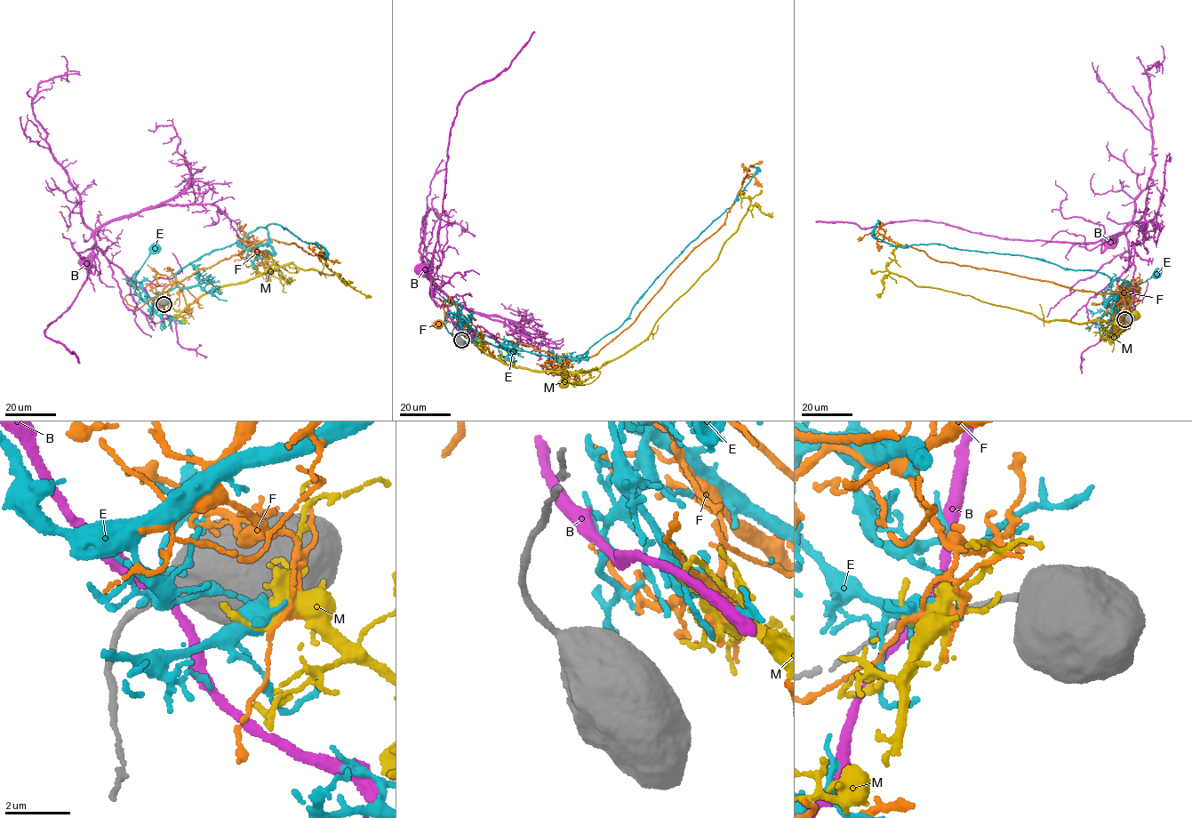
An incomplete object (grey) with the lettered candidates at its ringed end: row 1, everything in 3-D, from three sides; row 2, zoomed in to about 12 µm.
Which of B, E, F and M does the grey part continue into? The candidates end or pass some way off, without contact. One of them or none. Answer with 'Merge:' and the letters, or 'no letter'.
Merge: no letter

